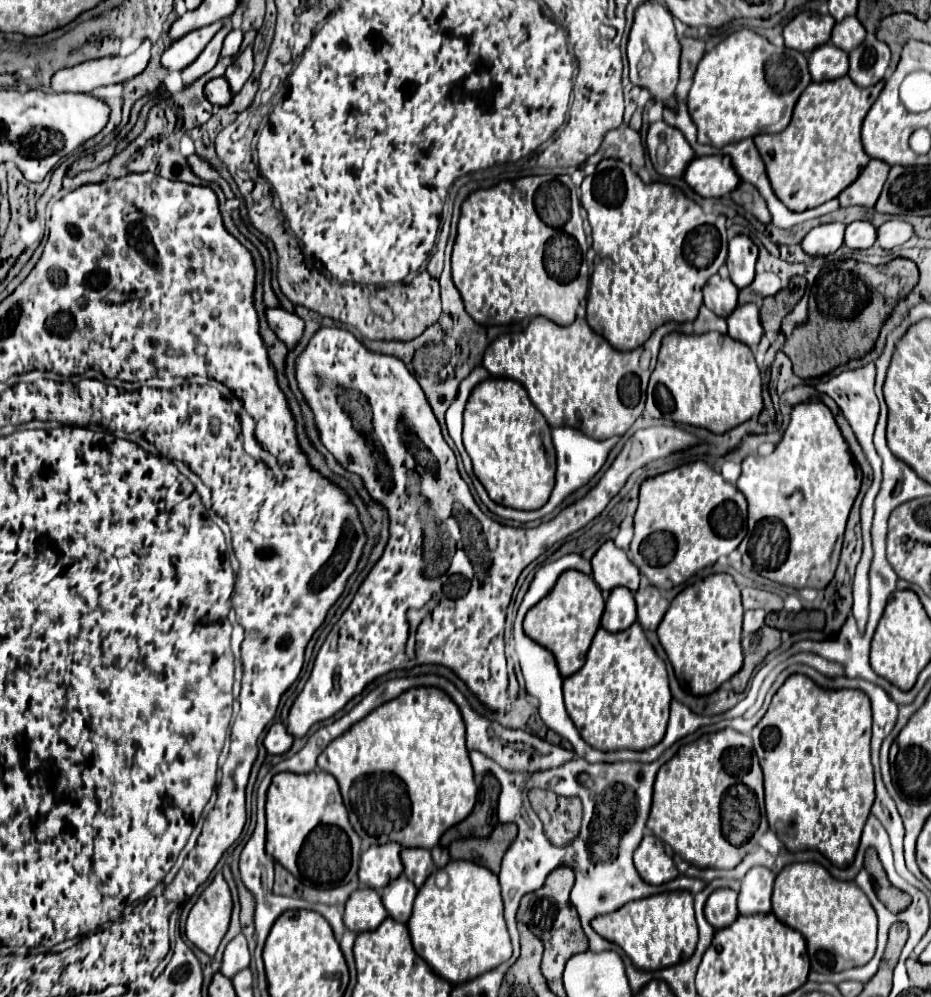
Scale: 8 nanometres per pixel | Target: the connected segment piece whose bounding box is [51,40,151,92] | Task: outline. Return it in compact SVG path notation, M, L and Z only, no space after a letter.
M145 40L133 54L121 58L121 56L105 56L105 58L95 58L95 60L87 60L87 62L81 62L77 66L71 66L71 68L63 68L59 72L53 74L51 78L51 88L55 92L89 92L93 88L99 88L99 86L107 86L107 84L119 84L119 82L125 82L137 74L141 74L149 62L149 52L151 48L151 42Z

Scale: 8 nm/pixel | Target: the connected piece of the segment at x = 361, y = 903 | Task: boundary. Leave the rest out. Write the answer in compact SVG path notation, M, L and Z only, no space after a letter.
M373 888L355 890L345 904L343 922L349 930L357 934L375 930L385 918L387 918L387 910L383 908L379 892Z

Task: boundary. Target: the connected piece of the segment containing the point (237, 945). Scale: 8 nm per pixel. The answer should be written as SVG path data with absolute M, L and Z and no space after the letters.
M239 934L225 948L223 962L221 962L221 974L231 978L231 976L235 976L235 972L249 968L249 964L251 964L251 954L247 948L247 940L243 934Z

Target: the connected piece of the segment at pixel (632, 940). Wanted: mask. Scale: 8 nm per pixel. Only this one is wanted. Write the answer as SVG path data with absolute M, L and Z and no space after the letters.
M685 890L663 892L651 898L627 902L617 912L597 916L591 926L605 940L619 944L625 954L633 960L633 964L641 970L661 970L665 966L679 964L695 952L697 944L693 894L687 894Z

